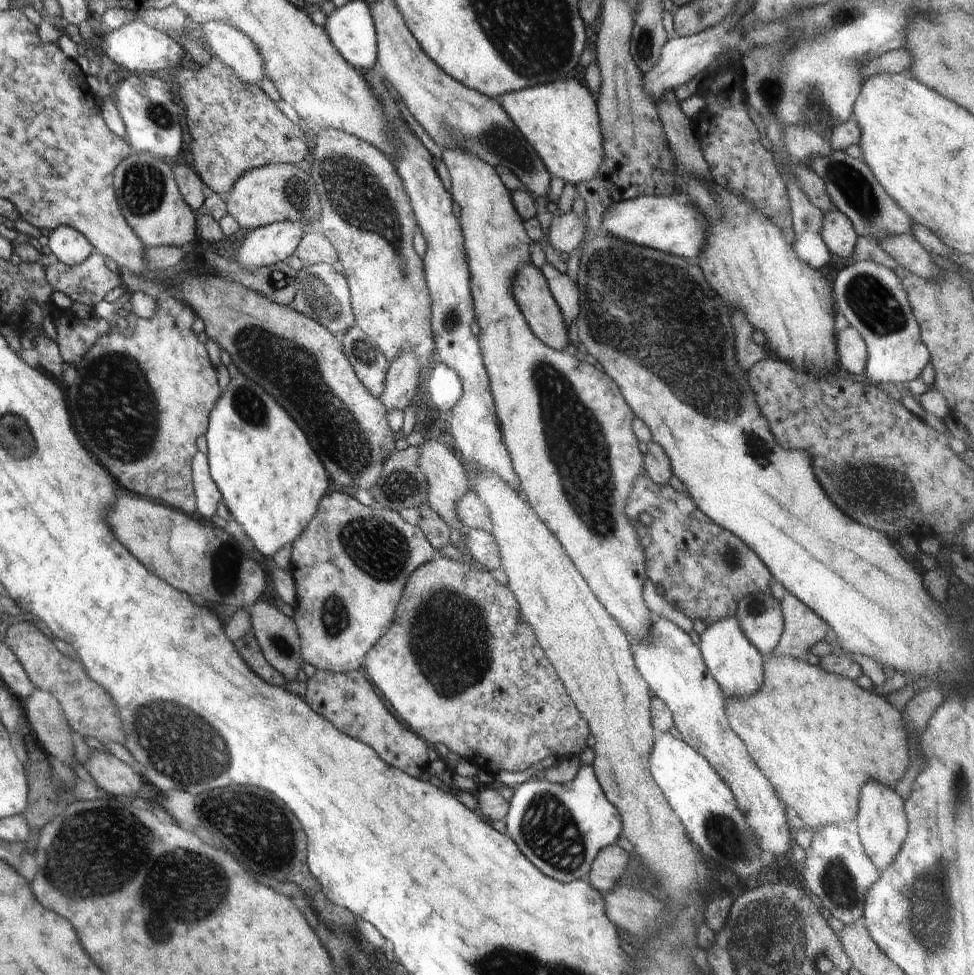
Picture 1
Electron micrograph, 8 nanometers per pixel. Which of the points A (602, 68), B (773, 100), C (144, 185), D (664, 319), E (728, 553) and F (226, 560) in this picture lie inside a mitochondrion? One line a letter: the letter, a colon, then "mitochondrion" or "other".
A: other
B: mitochondrion
C: mitochondrion
D: mitochondrion
E: mitochondrion
F: mitochondrion

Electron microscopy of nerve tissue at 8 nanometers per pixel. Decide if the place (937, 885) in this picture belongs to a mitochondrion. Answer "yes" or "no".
yes

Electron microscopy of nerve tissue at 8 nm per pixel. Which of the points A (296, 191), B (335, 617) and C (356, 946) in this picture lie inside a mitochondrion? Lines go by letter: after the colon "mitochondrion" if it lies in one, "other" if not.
A: mitochondrion
B: mitochondrion
C: mitochondrion

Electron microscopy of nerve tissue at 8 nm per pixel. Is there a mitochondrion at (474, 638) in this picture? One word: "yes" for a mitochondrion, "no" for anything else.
yes

